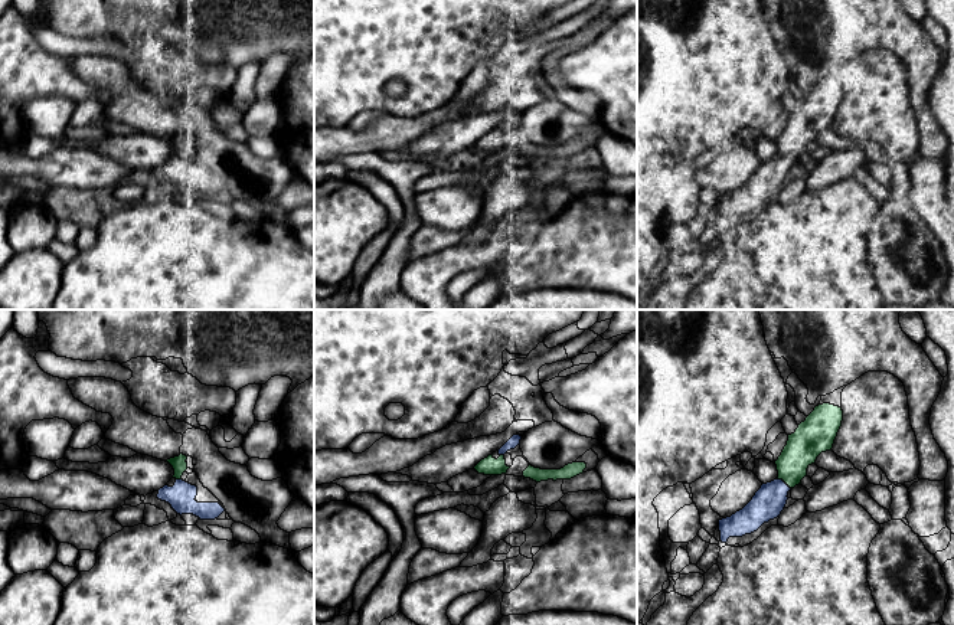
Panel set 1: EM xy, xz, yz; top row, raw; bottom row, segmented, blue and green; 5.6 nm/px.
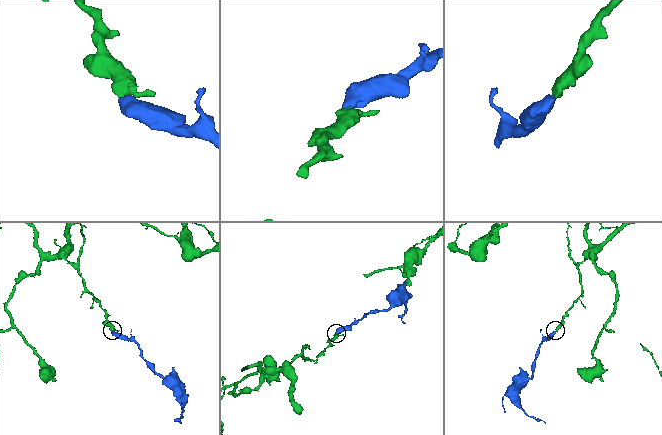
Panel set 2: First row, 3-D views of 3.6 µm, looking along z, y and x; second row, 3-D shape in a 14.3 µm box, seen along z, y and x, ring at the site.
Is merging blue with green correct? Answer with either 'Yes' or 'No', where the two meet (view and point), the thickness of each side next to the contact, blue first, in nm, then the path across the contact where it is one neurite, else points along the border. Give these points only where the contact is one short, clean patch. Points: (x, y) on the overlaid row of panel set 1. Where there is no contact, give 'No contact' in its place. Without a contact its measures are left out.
Yes. Touches blue at yz (784, 483). Thickness 180 nm (blue) against 190 nm

